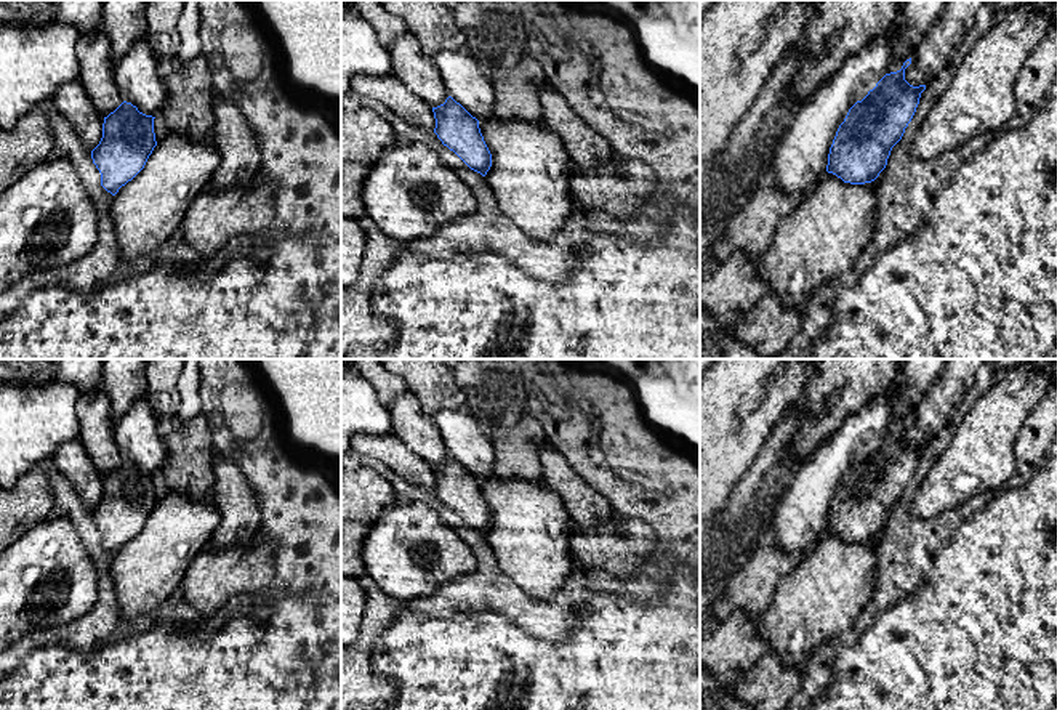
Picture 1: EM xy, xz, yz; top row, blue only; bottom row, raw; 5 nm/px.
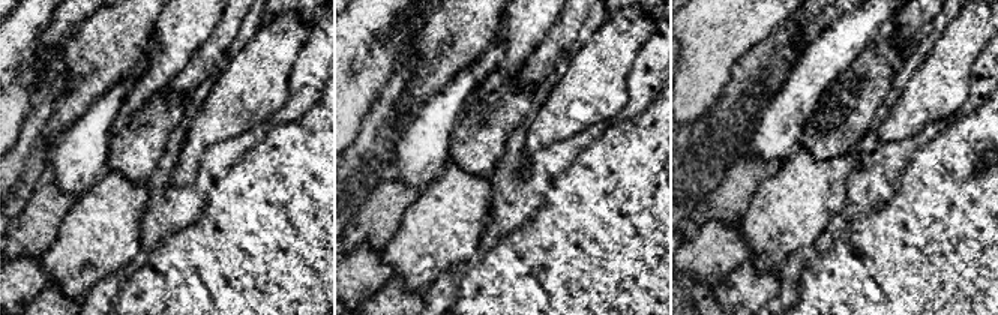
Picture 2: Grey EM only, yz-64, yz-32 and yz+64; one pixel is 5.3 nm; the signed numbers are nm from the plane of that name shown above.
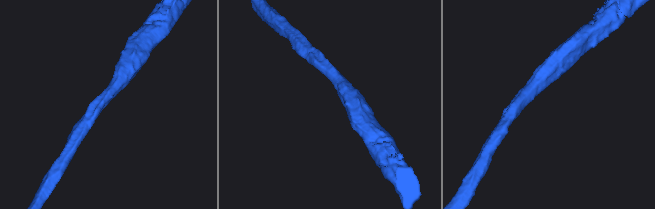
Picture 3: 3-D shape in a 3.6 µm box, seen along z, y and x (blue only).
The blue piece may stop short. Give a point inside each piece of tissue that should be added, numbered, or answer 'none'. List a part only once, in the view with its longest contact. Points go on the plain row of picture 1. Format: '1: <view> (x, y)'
none

